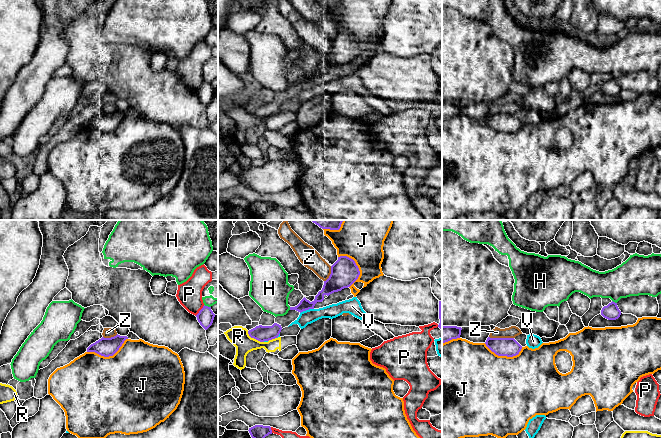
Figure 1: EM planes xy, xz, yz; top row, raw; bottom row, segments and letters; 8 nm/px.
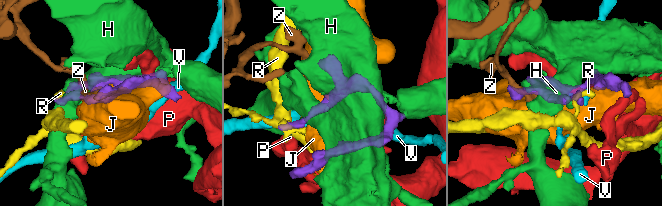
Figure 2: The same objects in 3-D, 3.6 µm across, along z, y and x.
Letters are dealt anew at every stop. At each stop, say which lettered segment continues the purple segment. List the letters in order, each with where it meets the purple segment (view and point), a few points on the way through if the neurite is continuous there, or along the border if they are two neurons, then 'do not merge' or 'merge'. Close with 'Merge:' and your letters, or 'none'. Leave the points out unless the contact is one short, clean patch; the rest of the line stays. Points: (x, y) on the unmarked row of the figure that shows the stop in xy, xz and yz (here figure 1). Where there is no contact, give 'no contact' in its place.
H: meets purple in yz at (614, 78); do not merge
J: meets purple in xy at (108, 132); do not merge
P: meets purple in xy at (200, 86); do not merge
R: meets purple in xz at (254, 114); border along xz (247, 107), (251, 113), (263, 118); do not merge
V: meets purple in xz at (306, 85); do not merge
Z: meets purple in yz at (501, 114); do not merge
Merge: none

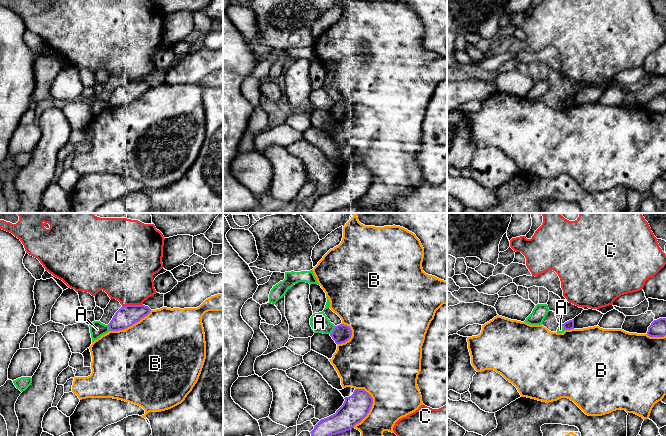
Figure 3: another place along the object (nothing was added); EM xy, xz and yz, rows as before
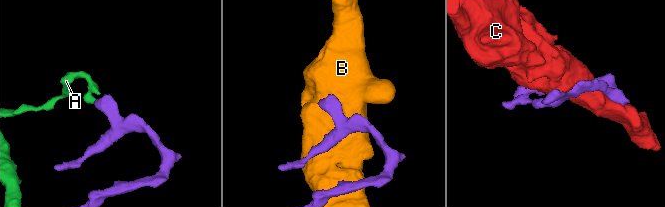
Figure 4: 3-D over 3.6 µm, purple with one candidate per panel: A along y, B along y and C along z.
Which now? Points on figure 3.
A: meets purple in xz at (333, 106); border along xz (335, 102), (330, 110); do not merge
B: meets purple in xz at (370, 184); do not merge
C: meets purple in xy at (132, 81); do not merge
Merge: none

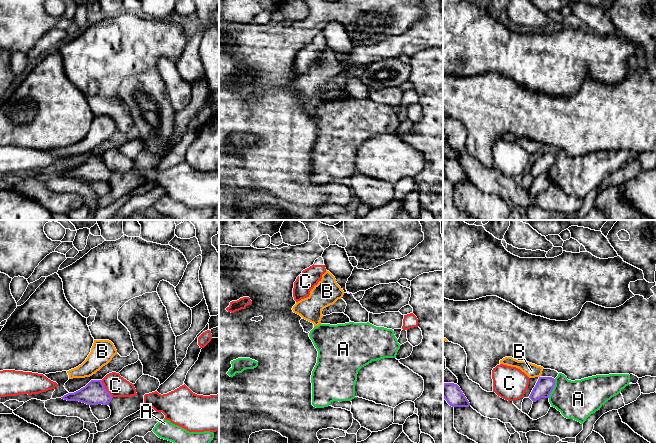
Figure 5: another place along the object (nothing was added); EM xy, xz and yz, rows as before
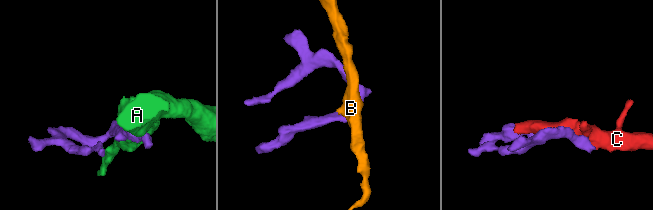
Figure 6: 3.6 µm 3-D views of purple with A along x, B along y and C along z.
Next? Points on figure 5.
A: meets purple in yz at (553, 163); do not merge
B: meets purple in xz at (321, 95); border along xz (322, 92), (320, 98); do not merge
C: meets purple in xy at (105, 165); do not merge
Merge: none

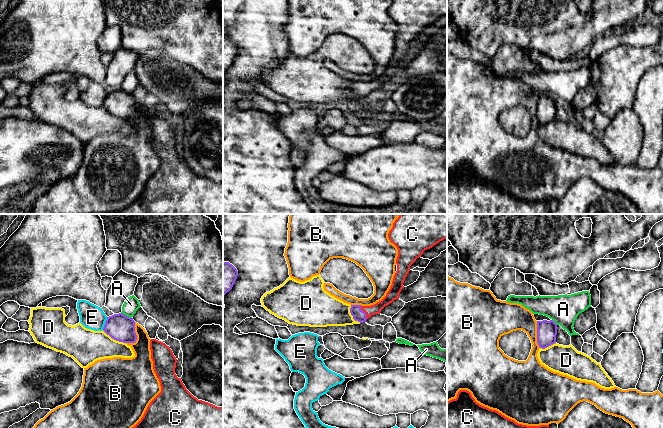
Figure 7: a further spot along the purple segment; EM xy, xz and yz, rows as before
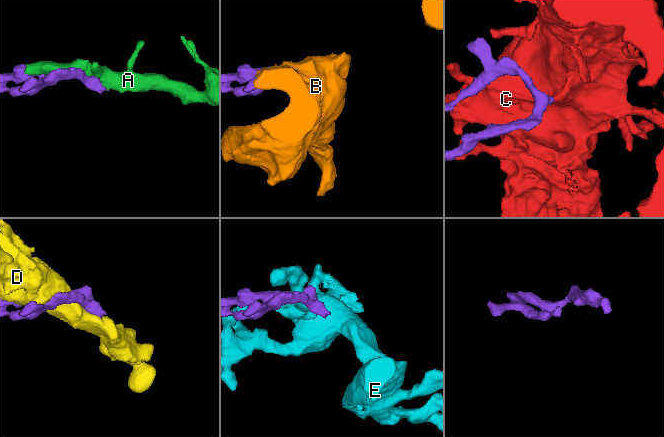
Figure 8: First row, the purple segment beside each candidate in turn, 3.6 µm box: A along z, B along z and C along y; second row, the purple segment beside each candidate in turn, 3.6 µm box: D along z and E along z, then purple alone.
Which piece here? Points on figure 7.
A: meets purple in xy at (125, 91); do not merge
B: meets purple in xy at (136, 112); do not merge
C: meets purple in xz at (365, 89); runs through xz (358, 91), (365, 89), (374, 85); merge
D: meets purple in xy at (114, 115); do not merge
E: meets purple in xy at (105, 99); do not merge
Merge: C

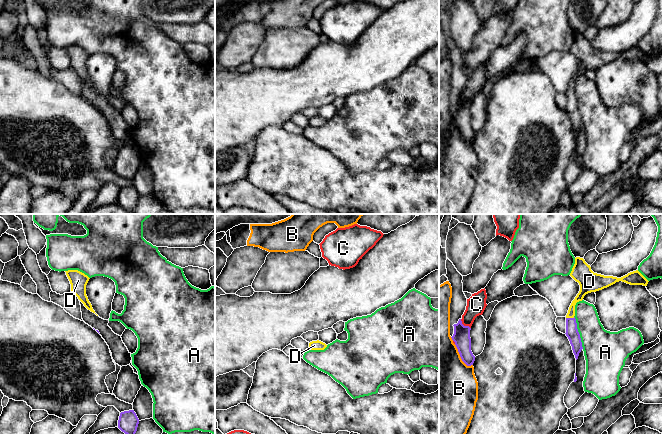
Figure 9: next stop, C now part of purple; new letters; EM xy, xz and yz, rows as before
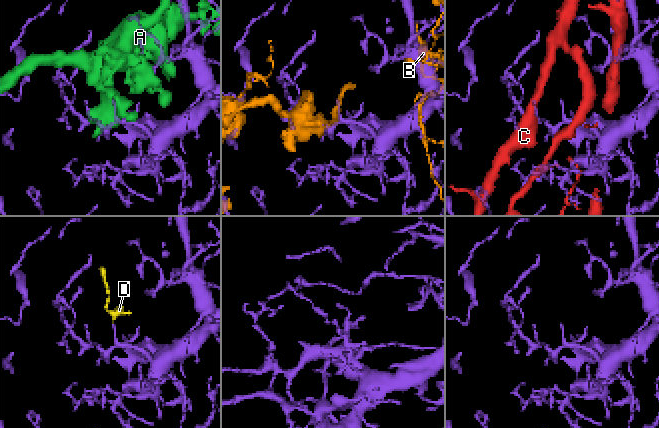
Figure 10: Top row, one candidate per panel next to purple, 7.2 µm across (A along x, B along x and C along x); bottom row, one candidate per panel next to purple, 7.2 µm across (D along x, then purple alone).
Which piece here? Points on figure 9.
A: meets purple in yz at (578, 108); do not merge
B: meets purple in yz at (460, 132); do not merge
C: meets purple in yz at (463, 101); do not merge
D: meets purple in yz at (570, 94); runs through yz (572, 109), (570, 94), (572, 81), (583, 67); merge
Merge: D

